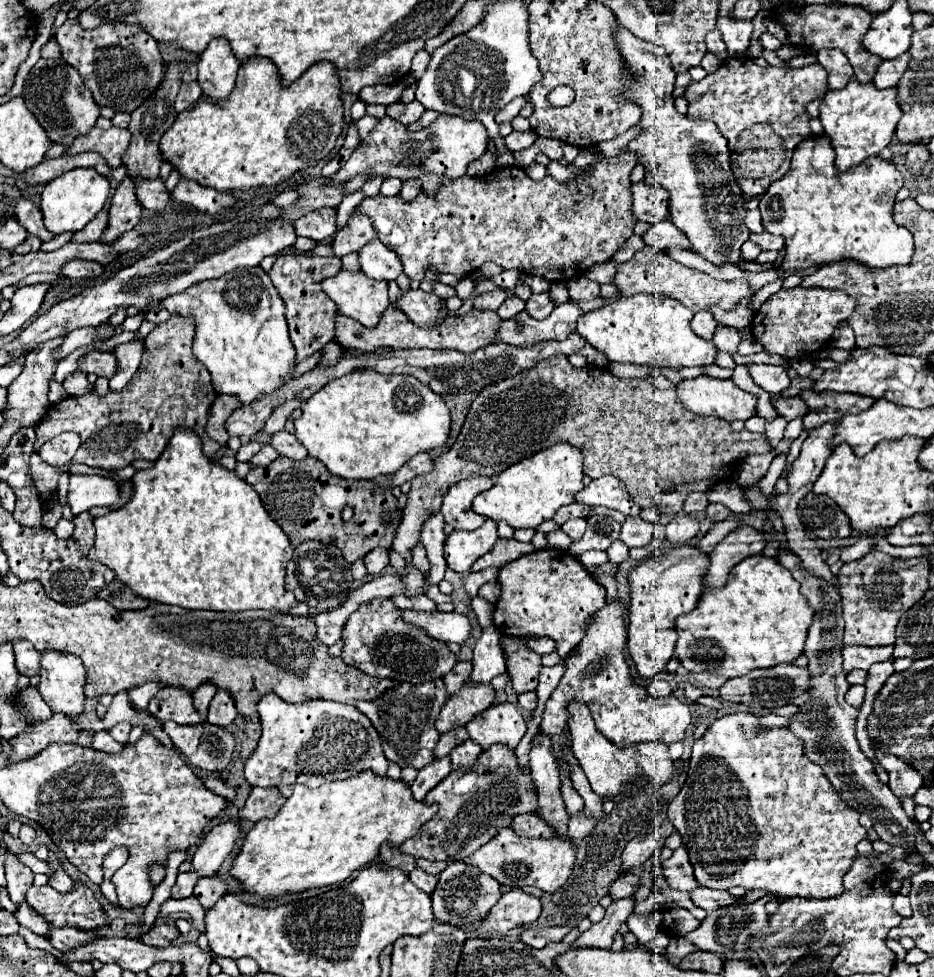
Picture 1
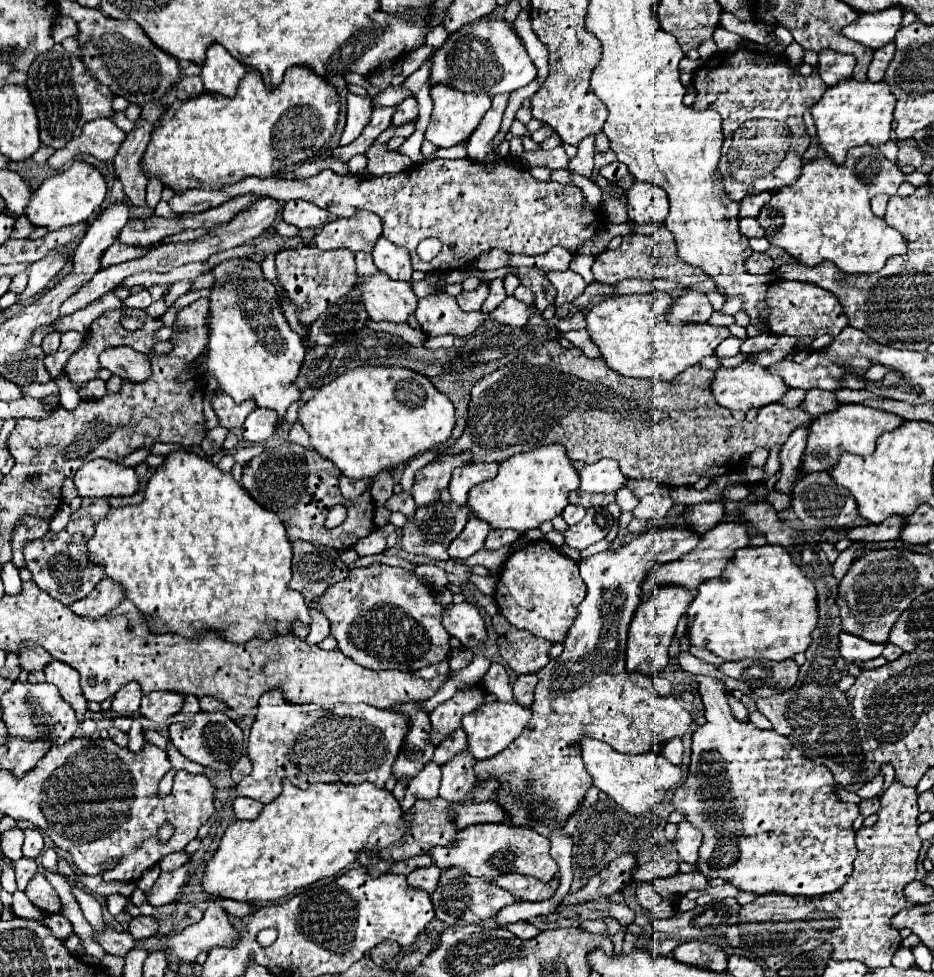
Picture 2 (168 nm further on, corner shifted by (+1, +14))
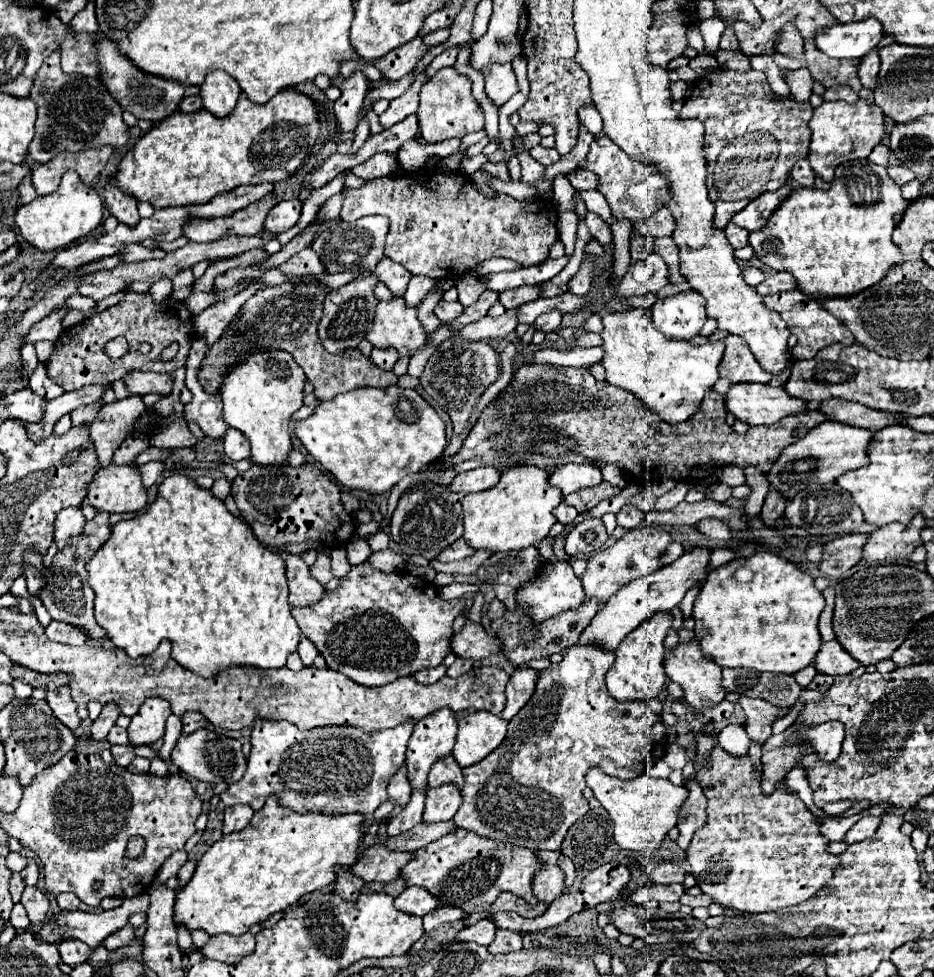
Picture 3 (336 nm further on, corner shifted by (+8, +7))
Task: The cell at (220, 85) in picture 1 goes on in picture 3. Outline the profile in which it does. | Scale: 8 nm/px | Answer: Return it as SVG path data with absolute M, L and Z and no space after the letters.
M224 71L208 73L204 85L200 85L200 97L204 101L204 109L212 111L216 117L226 117L228 113L232 113L240 93L242 91L236 79L232 79Z

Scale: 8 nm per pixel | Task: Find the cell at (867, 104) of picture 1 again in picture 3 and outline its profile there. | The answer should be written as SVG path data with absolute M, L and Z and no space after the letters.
M864 99L850 105L844 101L824 101L820 107L814 109L810 119L810 147L808 147L808 161L812 171L822 177L822 181L834 179L834 169L846 161L866 159L876 143L884 137L884 113L876 105L868 105Z

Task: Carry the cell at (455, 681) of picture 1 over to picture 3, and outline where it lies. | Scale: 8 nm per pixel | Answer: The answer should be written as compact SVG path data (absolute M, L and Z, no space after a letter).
M456 659L456 663L452 667L448 667L448 675L450 677L460 677L470 669L472 669L472 661L470 659Z

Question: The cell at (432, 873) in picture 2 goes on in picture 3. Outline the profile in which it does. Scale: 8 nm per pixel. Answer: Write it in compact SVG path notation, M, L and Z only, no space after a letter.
M408 887L394 899L394 907L404 913L412 913L416 917L424 917L426 913L434 911L438 903L430 893L426 893L426 889Z

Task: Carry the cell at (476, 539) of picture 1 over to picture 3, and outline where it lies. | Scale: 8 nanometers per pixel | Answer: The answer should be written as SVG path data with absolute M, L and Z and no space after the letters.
M464 539L456 541L456 545L450 545L448 549L444 549L444 553L440 553L440 557L436 557L438 561L460 561L460 559L466 559L474 553L472 547L466 545Z

